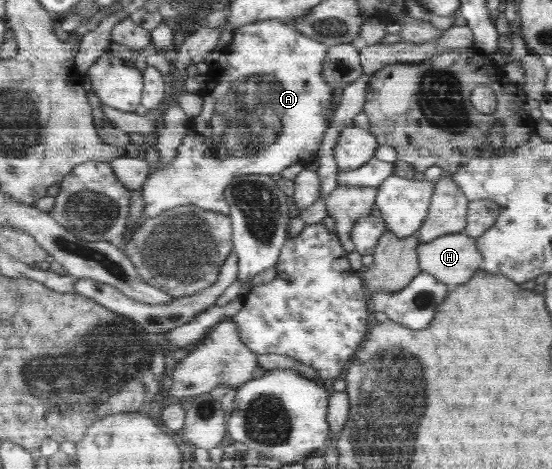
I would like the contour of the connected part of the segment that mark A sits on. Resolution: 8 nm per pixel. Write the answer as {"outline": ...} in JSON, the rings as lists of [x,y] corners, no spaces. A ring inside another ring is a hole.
{"outline":[[[271,19],[263,22],[255,22],[249,25],[243,25],[241,28],[234,30],[233,42],[226,50],[222,51],[219,60],[215,60],[208,71],[206,72],[206,83],[201,92],[198,94],[202,98],[202,111],[194,118],[195,125],[189,127],[189,132],[185,135],[182,143],[177,150],[177,156],[171,164],[165,164],[165,166],[158,164],[154,166],[154,169],[147,177],[147,180],[141,187],[141,198],[143,198],[143,216],[145,218],[155,218],[167,209],[174,209],[178,206],[185,206],[187,204],[202,207],[205,210],[213,210],[215,212],[221,212],[225,215],[229,215],[229,205],[225,200],[225,193],[227,185],[239,175],[250,174],[264,174],[273,175],[274,173],[280,173],[283,169],[294,165],[296,163],[303,164],[303,160],[309,160],[321,146],[321,140],[323,140],[323,132],[329,129],[329,114],[331,114],[331,106],[333,106],[333,87],[327,84],[323,80],[321,74],[321,66],[323,66],[323,60],[325,60],[325,54],[327,54],[328,47],[325,43],[318,42],[317,39],[309,38],[309,36],[300,34],[295,27],[287,25],[286,23],[279,22],[279,19]]]}

